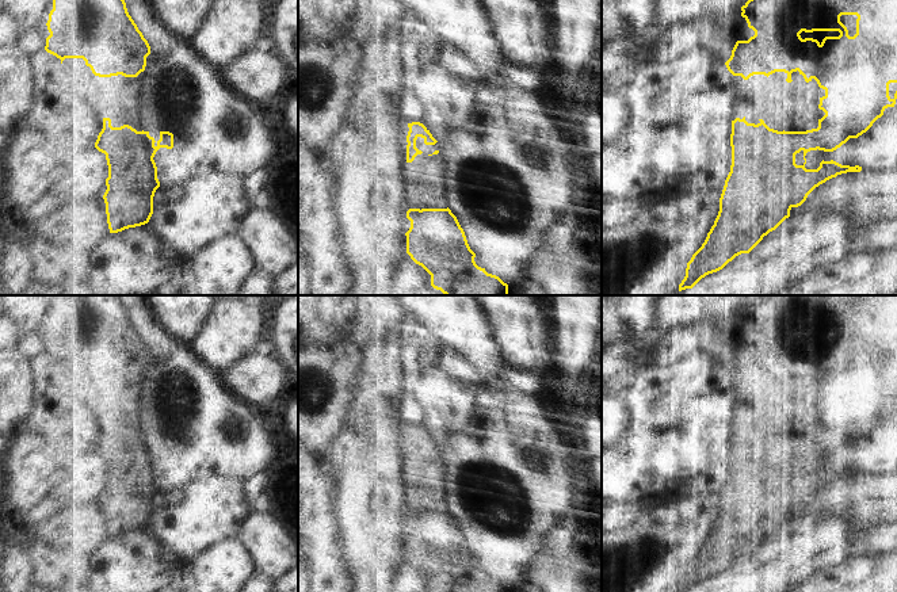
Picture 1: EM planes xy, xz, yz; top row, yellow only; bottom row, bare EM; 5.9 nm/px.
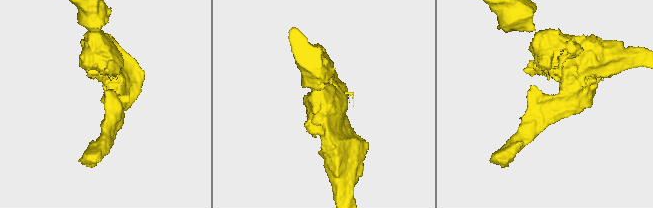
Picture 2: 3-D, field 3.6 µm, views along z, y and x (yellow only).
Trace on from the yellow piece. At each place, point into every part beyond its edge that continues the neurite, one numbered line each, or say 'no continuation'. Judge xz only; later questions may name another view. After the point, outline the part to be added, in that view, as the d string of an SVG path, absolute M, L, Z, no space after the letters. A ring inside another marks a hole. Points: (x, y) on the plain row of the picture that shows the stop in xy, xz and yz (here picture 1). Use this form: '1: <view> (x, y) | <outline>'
no continuation

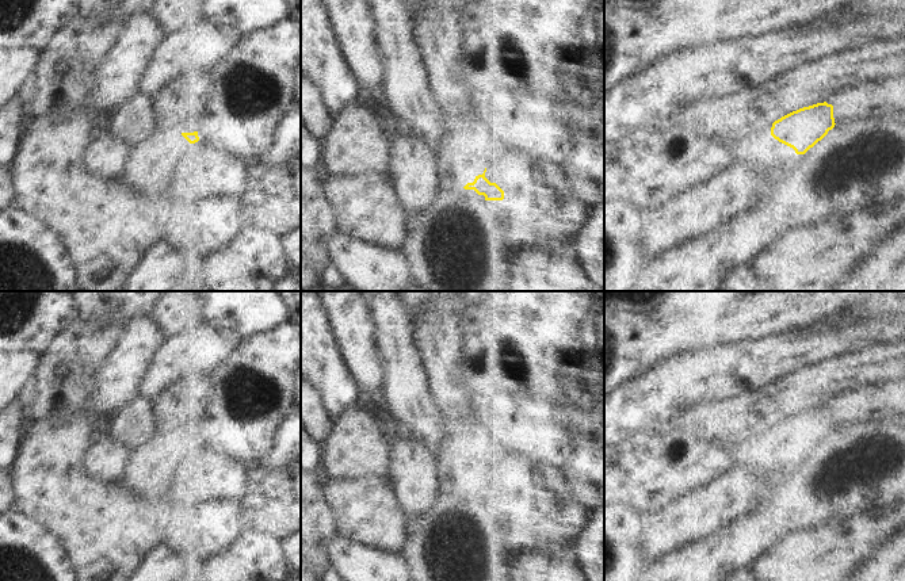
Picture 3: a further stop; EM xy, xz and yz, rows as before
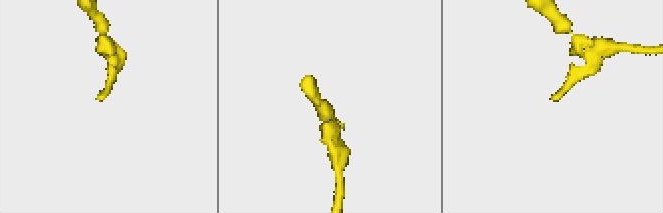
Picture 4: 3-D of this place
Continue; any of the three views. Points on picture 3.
1: yz (774, 458) | M767 436L751 448L741 450L736 465L745 467L748 471L764 467L768 474L775 475L783 469L795 466L797 456L793 451L775 443L771 436Z

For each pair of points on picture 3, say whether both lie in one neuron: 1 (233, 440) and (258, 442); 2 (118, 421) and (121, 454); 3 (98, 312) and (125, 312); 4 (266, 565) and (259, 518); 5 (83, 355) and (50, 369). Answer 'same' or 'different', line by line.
1: same
2: different
3: same
4: different
5: same

